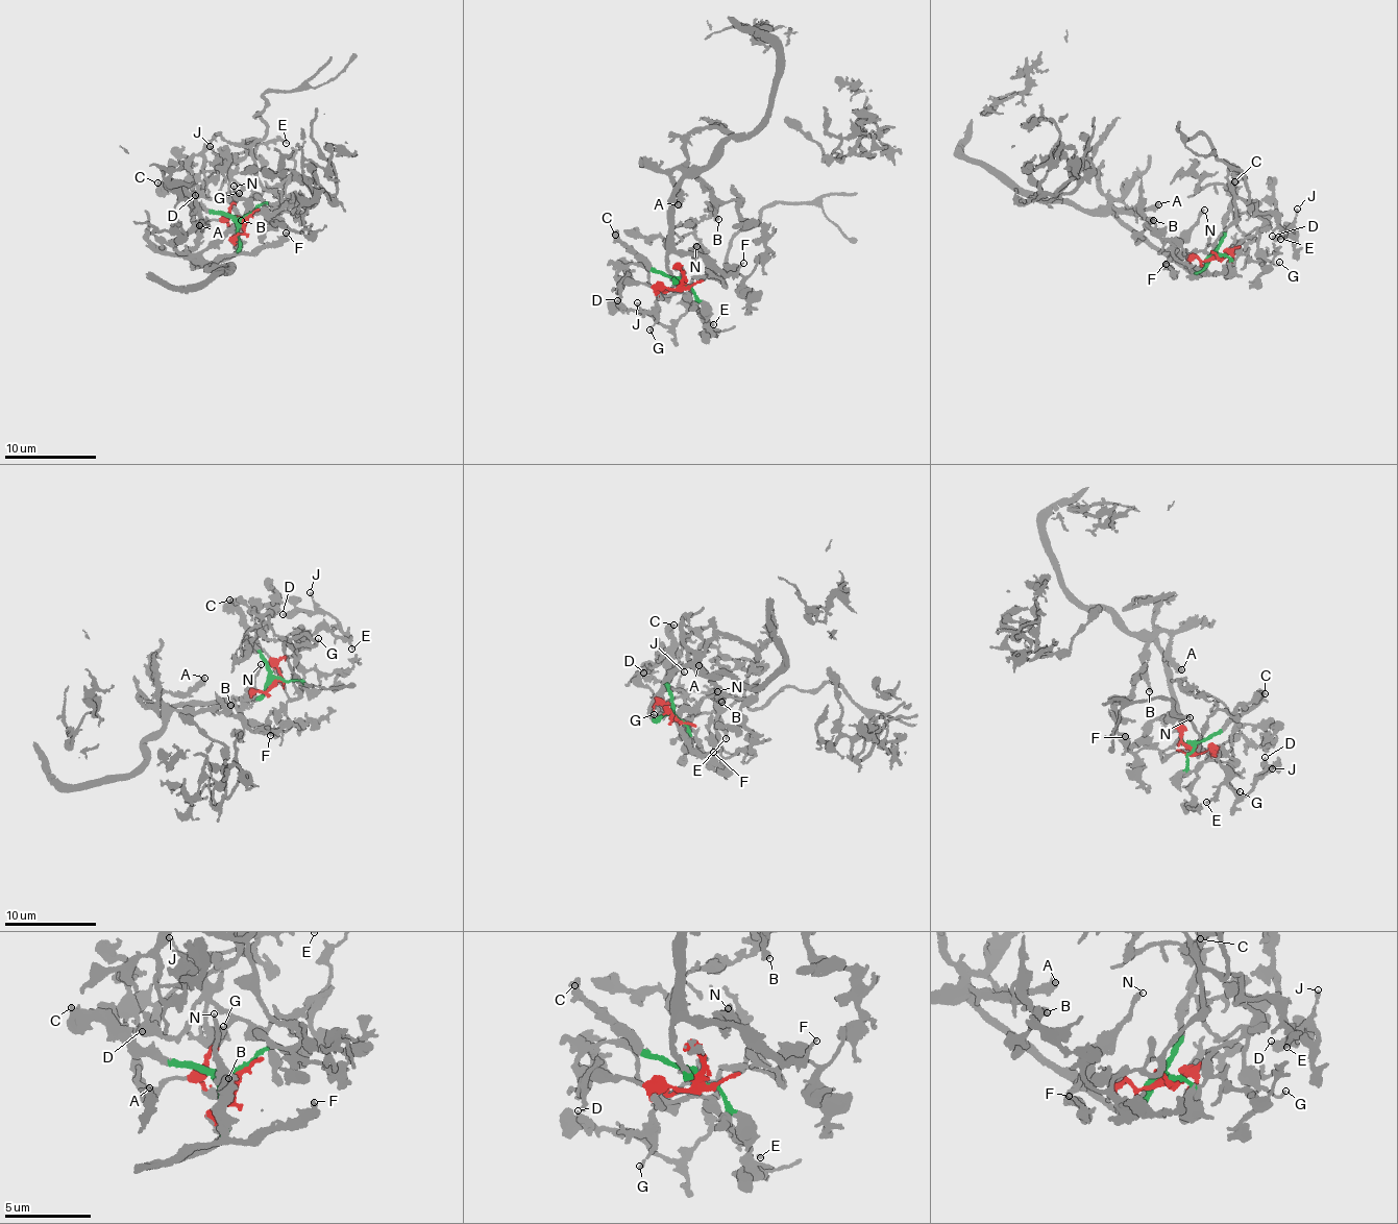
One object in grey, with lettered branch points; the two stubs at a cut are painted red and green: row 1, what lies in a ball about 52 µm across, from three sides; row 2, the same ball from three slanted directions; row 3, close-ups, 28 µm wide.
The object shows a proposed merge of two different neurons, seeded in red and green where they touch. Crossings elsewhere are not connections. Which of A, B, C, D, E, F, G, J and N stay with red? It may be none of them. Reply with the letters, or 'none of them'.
D, E, G, J

